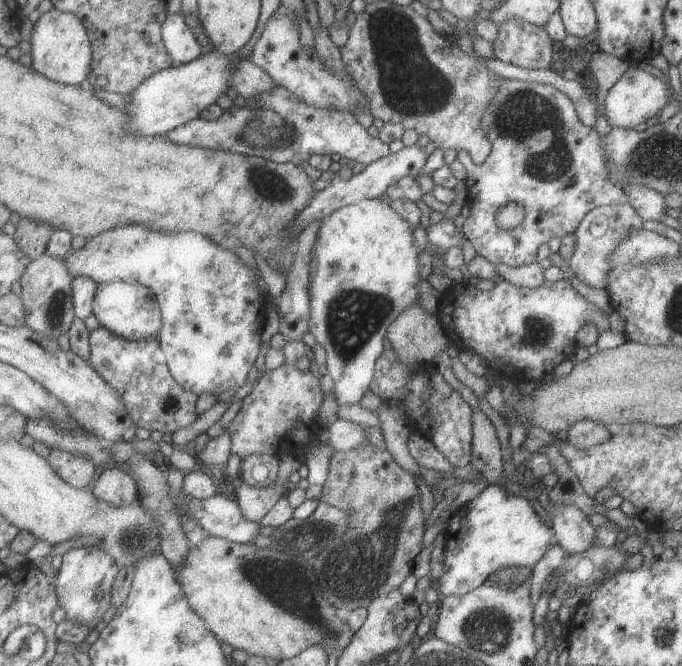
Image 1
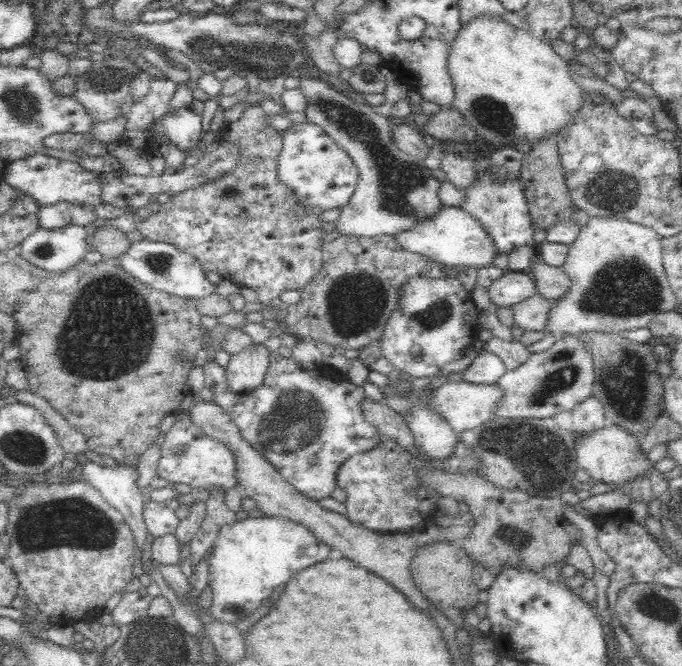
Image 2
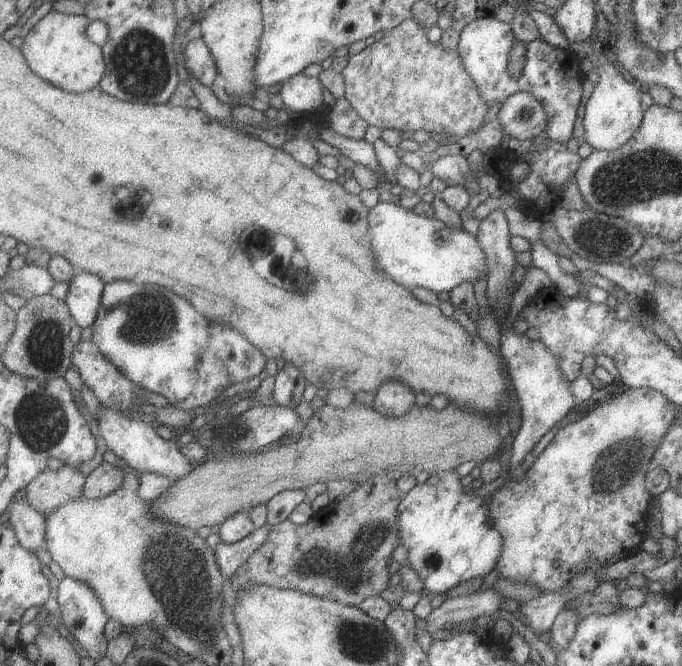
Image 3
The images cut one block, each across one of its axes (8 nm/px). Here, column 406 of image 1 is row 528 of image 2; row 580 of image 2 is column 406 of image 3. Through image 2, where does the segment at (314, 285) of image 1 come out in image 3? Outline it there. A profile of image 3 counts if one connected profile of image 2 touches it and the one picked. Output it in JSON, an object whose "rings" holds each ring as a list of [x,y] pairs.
{"rings":[[[381,201],[370,209],[369,222],[370,236],[368,240],[374,246],[374,253],[377,260],[381,262],[381,268],[385,268],[385,272],[389,273],[389,276],[393,276],[393,280],[405,285],[410,290],[416,286],[422,286],[436,293],[442,290],[450,293],[460,284],[467,281],[477,282],[479,278],[488,274],[486,252],[478,235],[470,234],[461,227],[453,227],[445,224],[438,217],[418,215],[401,204],[385,201]]]}

